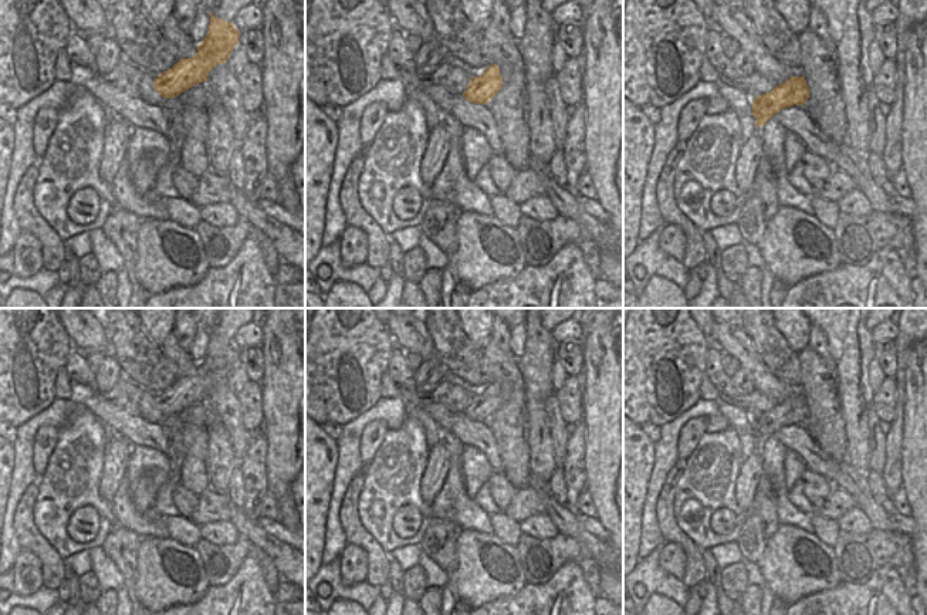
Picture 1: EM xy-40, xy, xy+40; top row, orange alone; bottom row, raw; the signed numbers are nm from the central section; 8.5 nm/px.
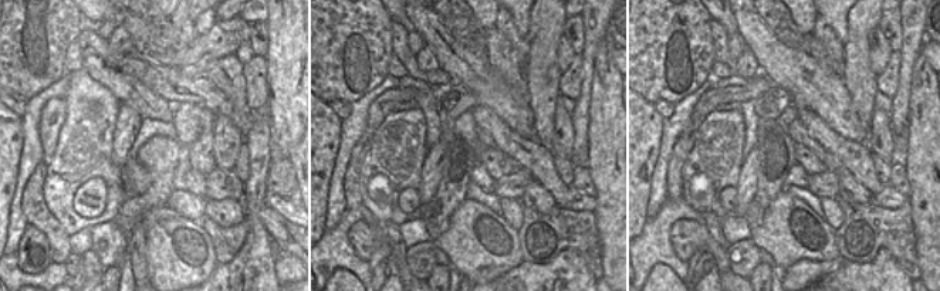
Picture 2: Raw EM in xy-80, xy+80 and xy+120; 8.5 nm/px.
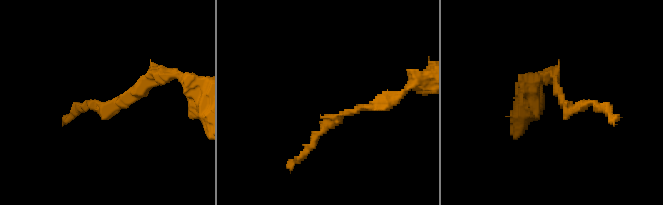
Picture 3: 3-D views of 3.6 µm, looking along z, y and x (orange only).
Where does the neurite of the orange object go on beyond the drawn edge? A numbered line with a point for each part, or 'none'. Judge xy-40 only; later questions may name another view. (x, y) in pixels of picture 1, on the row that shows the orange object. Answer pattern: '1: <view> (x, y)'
none

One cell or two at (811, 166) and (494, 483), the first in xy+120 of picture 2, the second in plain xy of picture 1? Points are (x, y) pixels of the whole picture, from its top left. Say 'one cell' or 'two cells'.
one cell

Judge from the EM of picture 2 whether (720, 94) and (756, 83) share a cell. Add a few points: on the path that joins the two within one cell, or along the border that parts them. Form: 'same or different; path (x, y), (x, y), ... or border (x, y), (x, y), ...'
same; path (729, 94), (744, 94), (747, 91)

